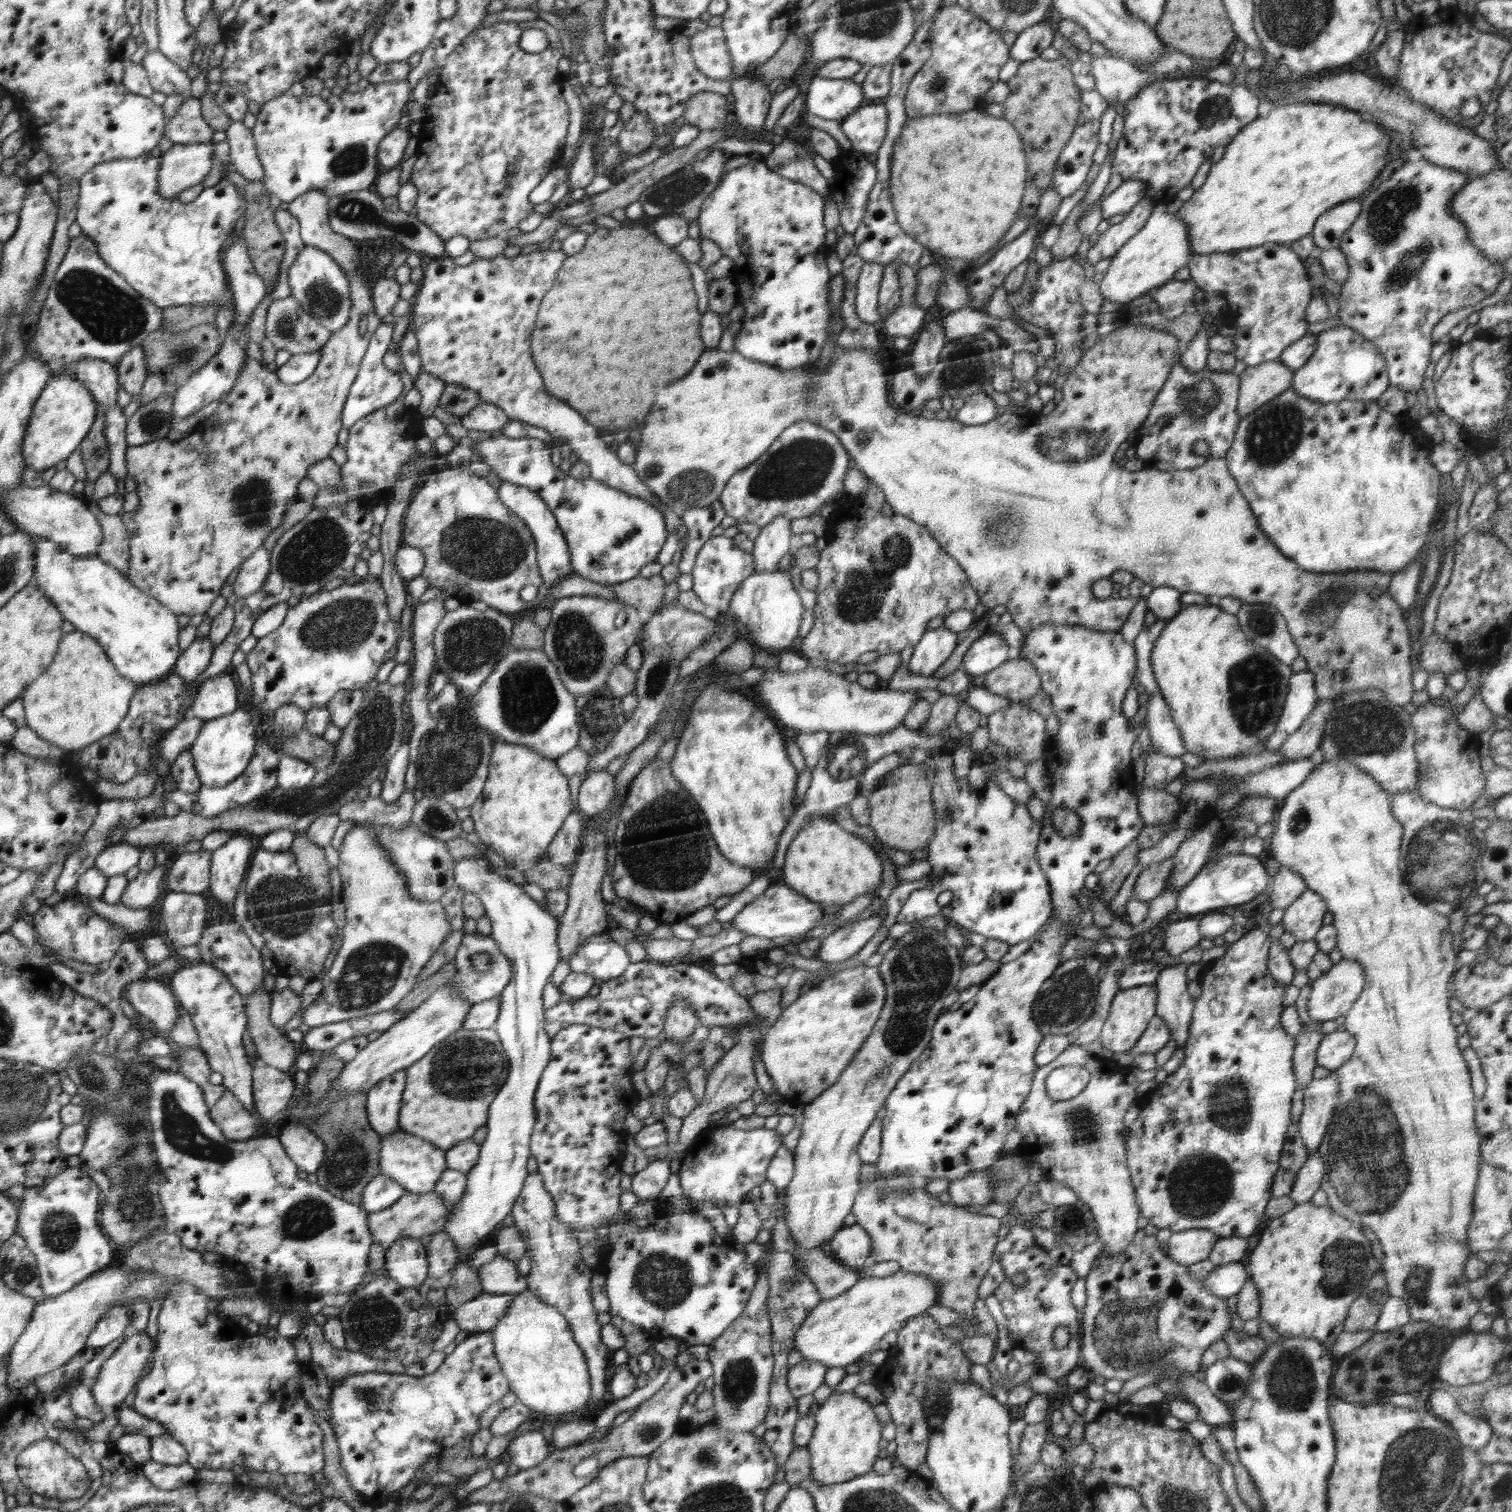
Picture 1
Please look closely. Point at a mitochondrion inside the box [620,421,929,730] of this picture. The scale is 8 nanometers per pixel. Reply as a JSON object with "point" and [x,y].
{"point":[861,594]}

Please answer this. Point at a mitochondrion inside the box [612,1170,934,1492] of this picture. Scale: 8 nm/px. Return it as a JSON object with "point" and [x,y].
{"point":[661,1280]}

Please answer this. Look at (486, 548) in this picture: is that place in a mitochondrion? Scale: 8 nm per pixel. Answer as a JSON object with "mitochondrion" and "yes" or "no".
{"mitochondrion":"yes"}

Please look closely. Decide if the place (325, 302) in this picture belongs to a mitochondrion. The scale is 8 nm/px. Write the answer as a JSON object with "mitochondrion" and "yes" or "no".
{"mitochondrion":"yes"}

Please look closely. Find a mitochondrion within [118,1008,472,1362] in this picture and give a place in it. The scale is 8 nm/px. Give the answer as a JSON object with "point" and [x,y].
{"point":[180,1131]}

